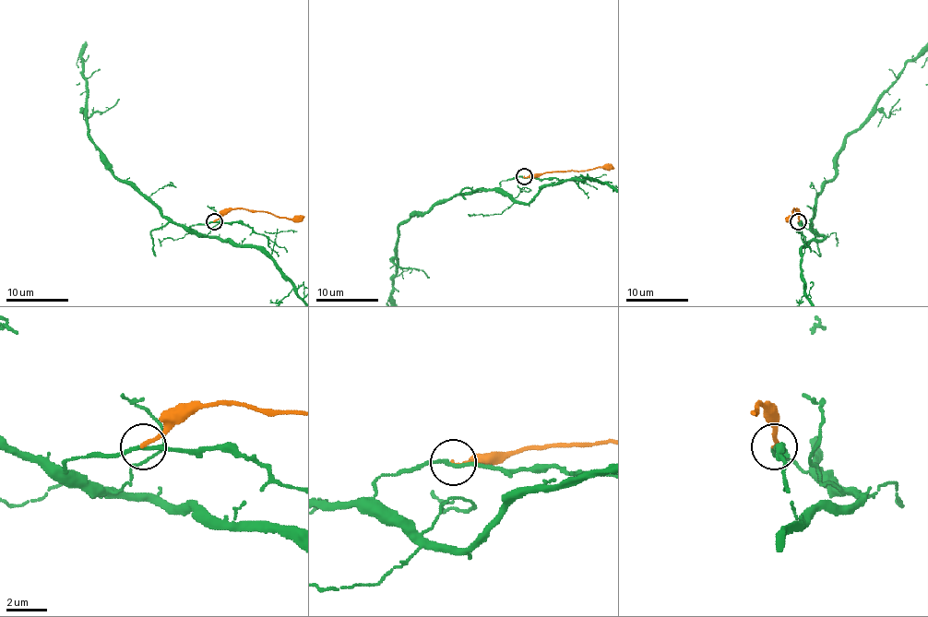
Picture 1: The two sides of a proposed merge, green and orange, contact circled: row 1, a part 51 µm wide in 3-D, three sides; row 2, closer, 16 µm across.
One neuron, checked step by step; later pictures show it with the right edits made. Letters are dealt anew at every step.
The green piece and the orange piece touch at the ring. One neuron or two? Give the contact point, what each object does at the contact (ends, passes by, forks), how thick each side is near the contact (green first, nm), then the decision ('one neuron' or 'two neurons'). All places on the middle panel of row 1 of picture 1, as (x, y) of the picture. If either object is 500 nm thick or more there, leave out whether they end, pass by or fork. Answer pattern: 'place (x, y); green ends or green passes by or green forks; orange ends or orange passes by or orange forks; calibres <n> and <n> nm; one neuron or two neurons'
place (524, 176); green passes by; orange ends; calibres 170 and 150 nm; two neurons

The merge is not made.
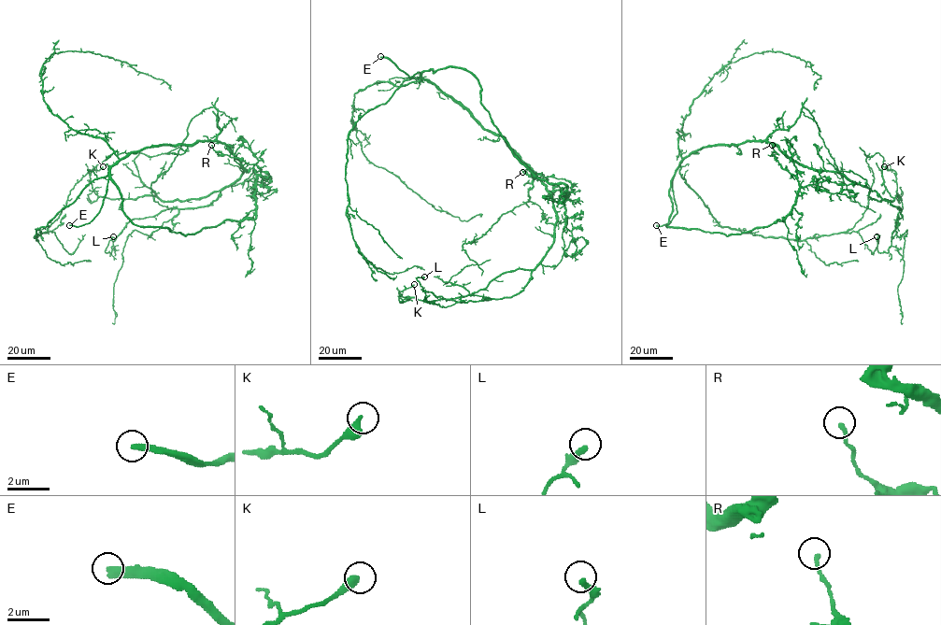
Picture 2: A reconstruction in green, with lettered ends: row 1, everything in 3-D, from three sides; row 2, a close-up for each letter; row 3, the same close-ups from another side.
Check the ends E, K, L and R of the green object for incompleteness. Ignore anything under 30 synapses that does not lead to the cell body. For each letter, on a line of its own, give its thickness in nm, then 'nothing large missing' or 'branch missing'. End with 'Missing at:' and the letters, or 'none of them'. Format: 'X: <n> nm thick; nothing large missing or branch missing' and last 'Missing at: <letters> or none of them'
E: 360 nm thick; branch missing
K: 360 nm thick; nothing large missing
L: 320 nm thick; nothing large missing
R: 160 nm thick; nothing large missing
Missing at: E

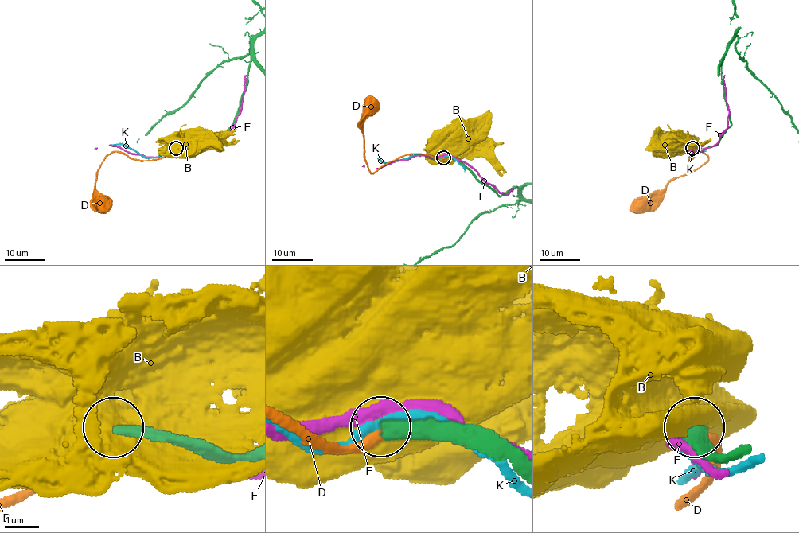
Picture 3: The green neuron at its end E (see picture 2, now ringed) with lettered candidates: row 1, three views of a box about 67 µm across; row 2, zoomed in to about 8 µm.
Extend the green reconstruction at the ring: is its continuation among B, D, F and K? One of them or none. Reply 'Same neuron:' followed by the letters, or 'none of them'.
Same neuron: none of them

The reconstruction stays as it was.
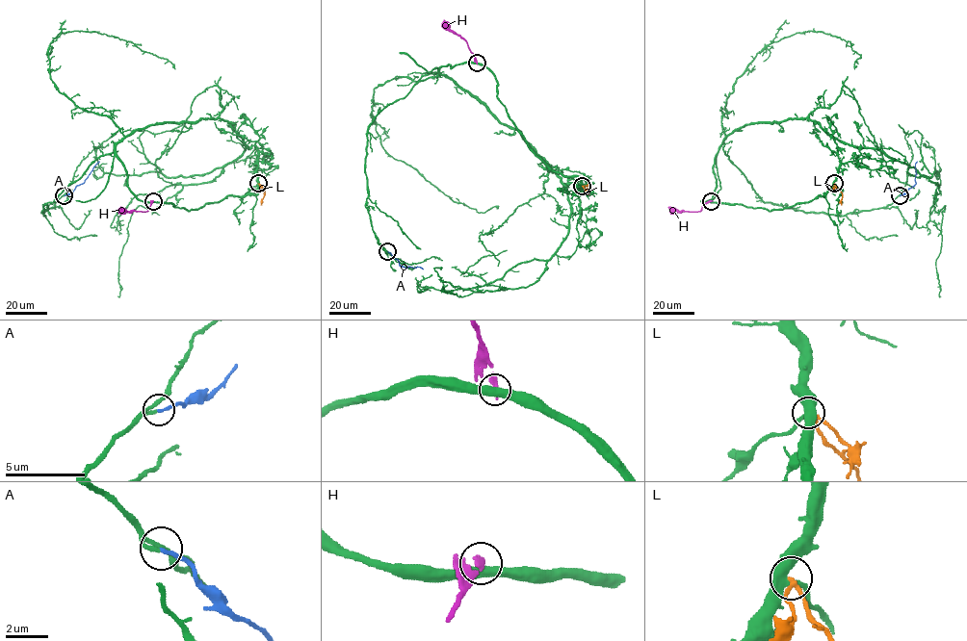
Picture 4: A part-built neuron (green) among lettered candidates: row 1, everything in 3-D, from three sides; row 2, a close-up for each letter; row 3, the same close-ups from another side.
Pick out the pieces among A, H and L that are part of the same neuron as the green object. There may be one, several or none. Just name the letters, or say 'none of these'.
A

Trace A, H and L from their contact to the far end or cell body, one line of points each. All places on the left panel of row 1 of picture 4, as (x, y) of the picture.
A: (64, 195), (82, 184), (99, 161)
H: (152, 201), (147, 211), (126, 211), (120, 207)
L: (258, 183), (264, 191), (261, 204)

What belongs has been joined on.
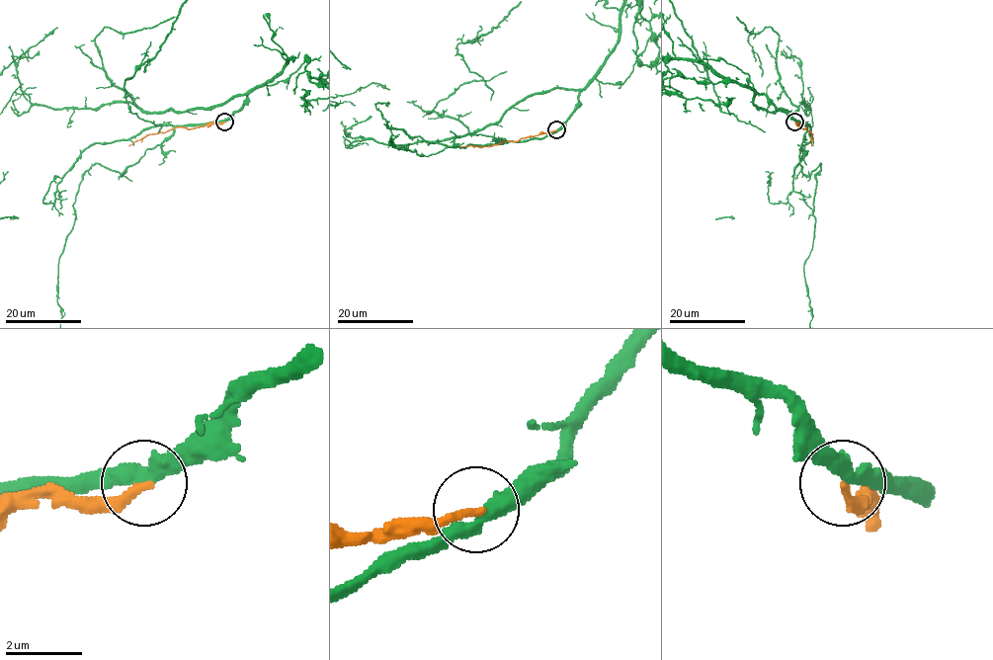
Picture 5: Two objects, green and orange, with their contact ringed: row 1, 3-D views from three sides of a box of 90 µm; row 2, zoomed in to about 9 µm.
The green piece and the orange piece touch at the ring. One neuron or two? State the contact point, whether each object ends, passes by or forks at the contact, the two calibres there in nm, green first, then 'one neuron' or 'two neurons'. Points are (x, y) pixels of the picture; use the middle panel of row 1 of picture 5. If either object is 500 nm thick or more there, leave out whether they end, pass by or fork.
place (556, 129); green passes by; orange ends; calibres 400 and 220 nm; two neurons

